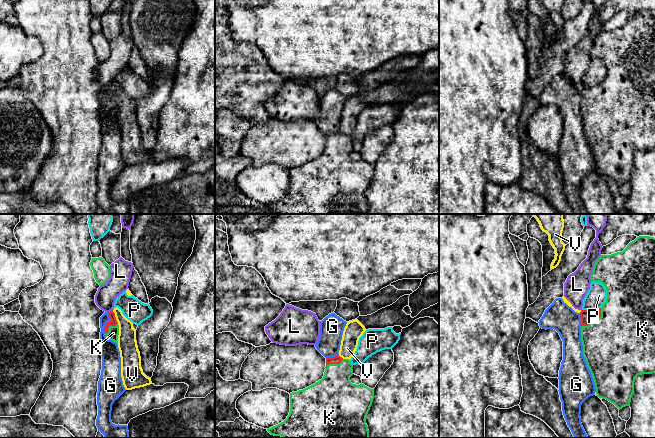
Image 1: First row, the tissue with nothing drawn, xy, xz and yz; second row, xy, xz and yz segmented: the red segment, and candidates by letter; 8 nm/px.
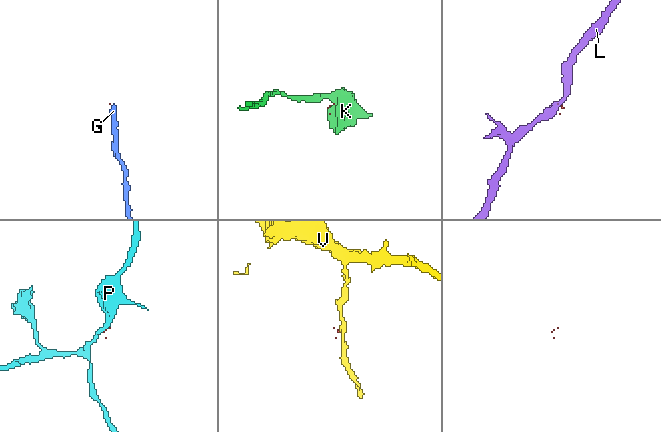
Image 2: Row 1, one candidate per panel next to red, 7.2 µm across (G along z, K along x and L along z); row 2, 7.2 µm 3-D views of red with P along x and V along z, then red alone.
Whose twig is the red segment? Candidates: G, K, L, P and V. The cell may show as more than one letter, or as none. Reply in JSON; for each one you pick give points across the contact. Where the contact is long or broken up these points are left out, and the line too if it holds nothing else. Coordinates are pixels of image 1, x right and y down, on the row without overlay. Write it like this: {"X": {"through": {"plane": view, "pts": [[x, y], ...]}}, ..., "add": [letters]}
{"add": ["K"]}

